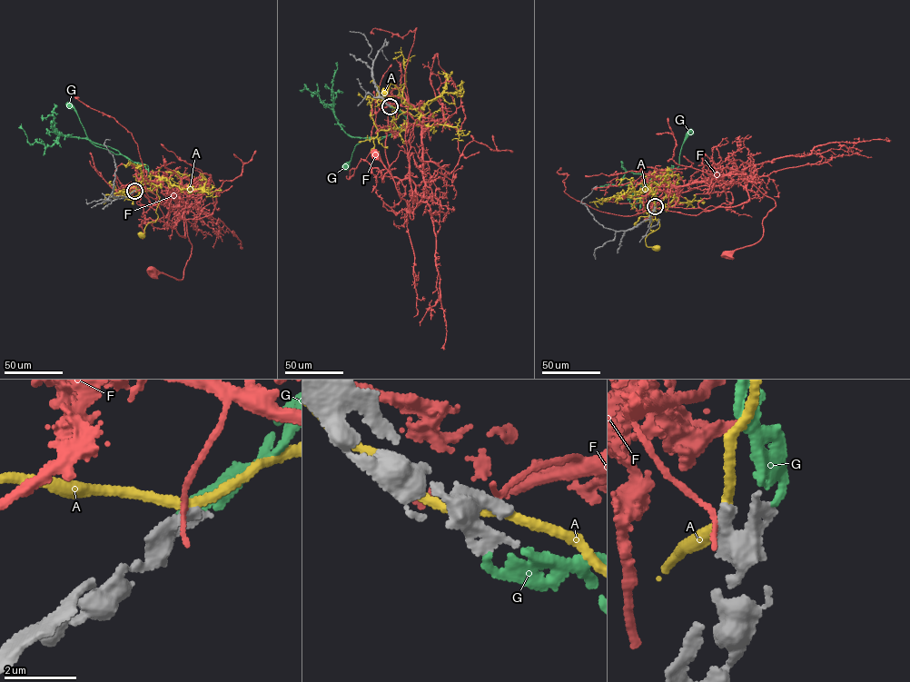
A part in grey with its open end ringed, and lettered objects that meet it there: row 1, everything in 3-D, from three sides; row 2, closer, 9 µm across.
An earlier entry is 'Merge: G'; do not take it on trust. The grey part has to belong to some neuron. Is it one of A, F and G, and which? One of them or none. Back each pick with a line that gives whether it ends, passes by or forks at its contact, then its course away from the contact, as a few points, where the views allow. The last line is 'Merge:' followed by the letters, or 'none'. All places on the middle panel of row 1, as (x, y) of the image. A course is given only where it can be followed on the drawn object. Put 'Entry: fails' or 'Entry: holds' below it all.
G: it ends | via (390, 106), (401, 112), (406, 123), (387, 135), (361, 142), (355, 146), (351, 160), (344, 166)
Merge: G
Entry: holds

